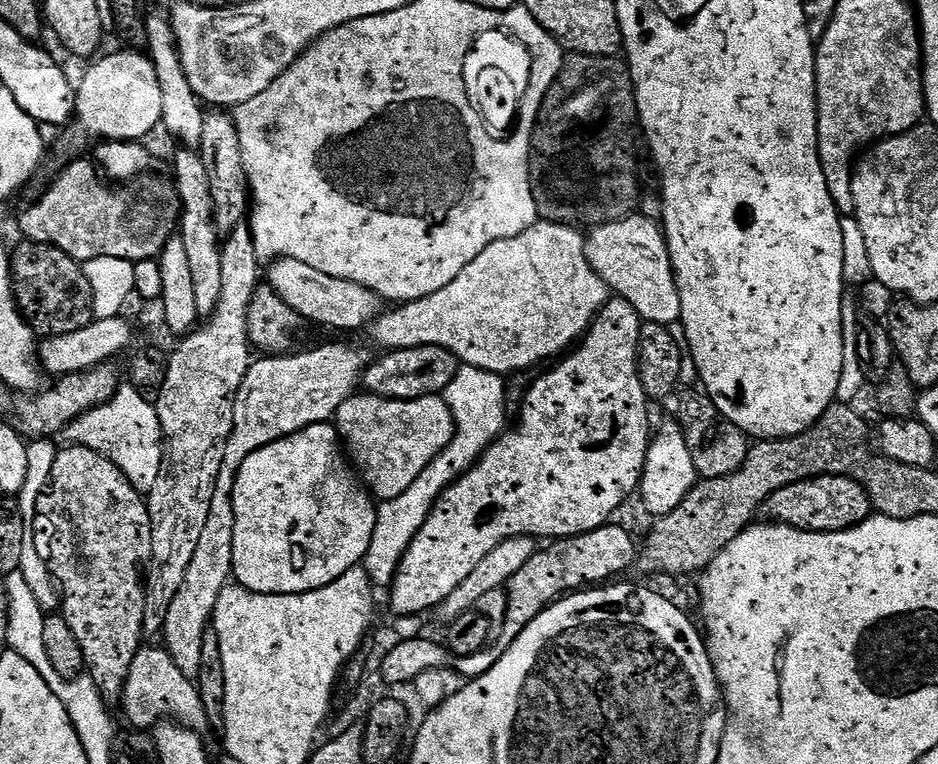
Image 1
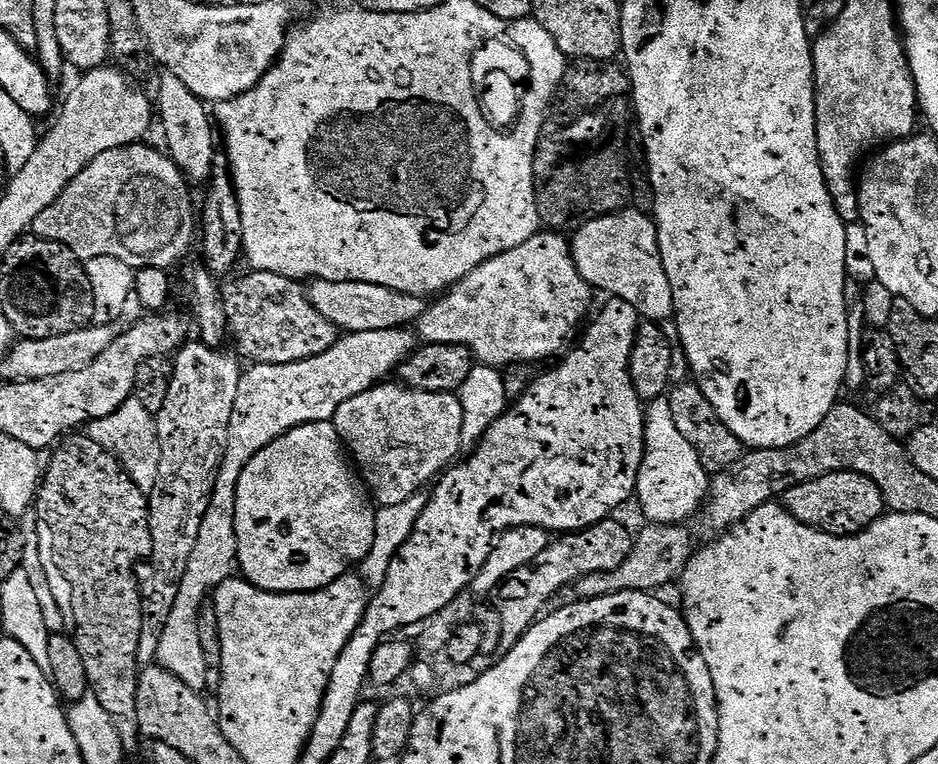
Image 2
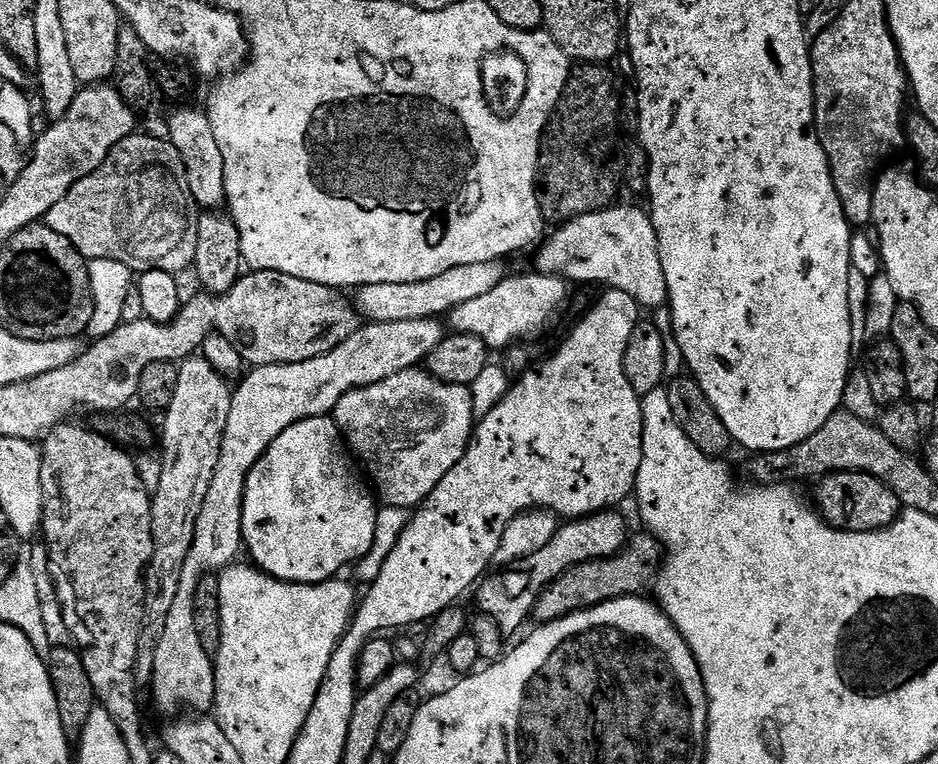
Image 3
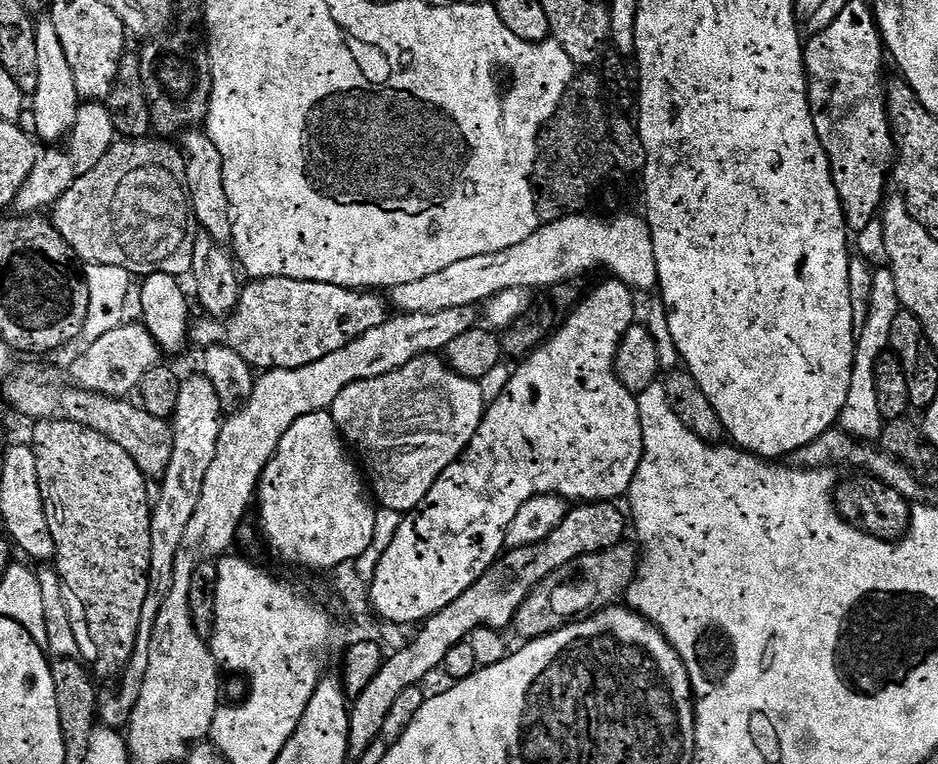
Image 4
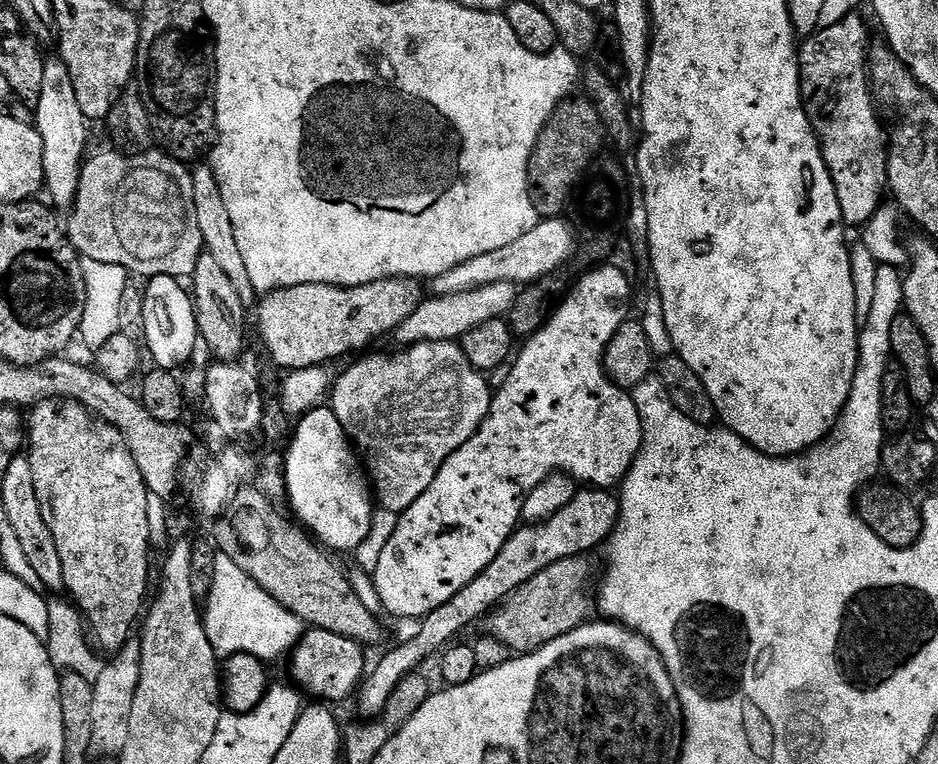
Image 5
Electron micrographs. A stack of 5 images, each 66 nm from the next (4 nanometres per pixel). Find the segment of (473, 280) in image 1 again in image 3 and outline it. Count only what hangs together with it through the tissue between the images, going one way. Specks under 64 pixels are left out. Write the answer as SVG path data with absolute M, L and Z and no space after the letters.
M539 270L520 272L517 276L505 275L494 290L482 294L482 298L474 298L474 302L466 302L453 308L450 313L452 332L474 334L486 342L490 350L508 348L515 340L524 340L527 336L536 336L556 315L560 307L568 300L569 281L563 276L553 276Z

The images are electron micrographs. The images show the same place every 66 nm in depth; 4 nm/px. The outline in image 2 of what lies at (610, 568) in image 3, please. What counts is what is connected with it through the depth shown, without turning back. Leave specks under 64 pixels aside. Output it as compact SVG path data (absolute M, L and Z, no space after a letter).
M651 522L643 525L645 528L635 533L630 550L630 558L618 566L618 570L602 570L598 574L586 574L582 579L577 580L574 585L576 600L593 600L594 598L606 598L610 594L622 594L623 592L651 592L655 593L656 588L664 588L668 583L679 581L688 560L692 557L694 545L692 536L687 532L684 524L653 524Z

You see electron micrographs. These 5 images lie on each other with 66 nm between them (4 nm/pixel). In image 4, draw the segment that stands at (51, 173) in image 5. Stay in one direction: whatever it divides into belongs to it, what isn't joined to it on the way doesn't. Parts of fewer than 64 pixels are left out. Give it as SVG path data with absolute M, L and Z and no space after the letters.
M50 18L37 19L36 41L38 42L38 86L30 93L30 109L34 112L36 136L41 141L60 142L69 135L78 116L81 106L78 86L74 86L74 74L70 70L70 62L66 58L66 50L62 50L62 41L58 39L58 30L54 30L54 22Z

